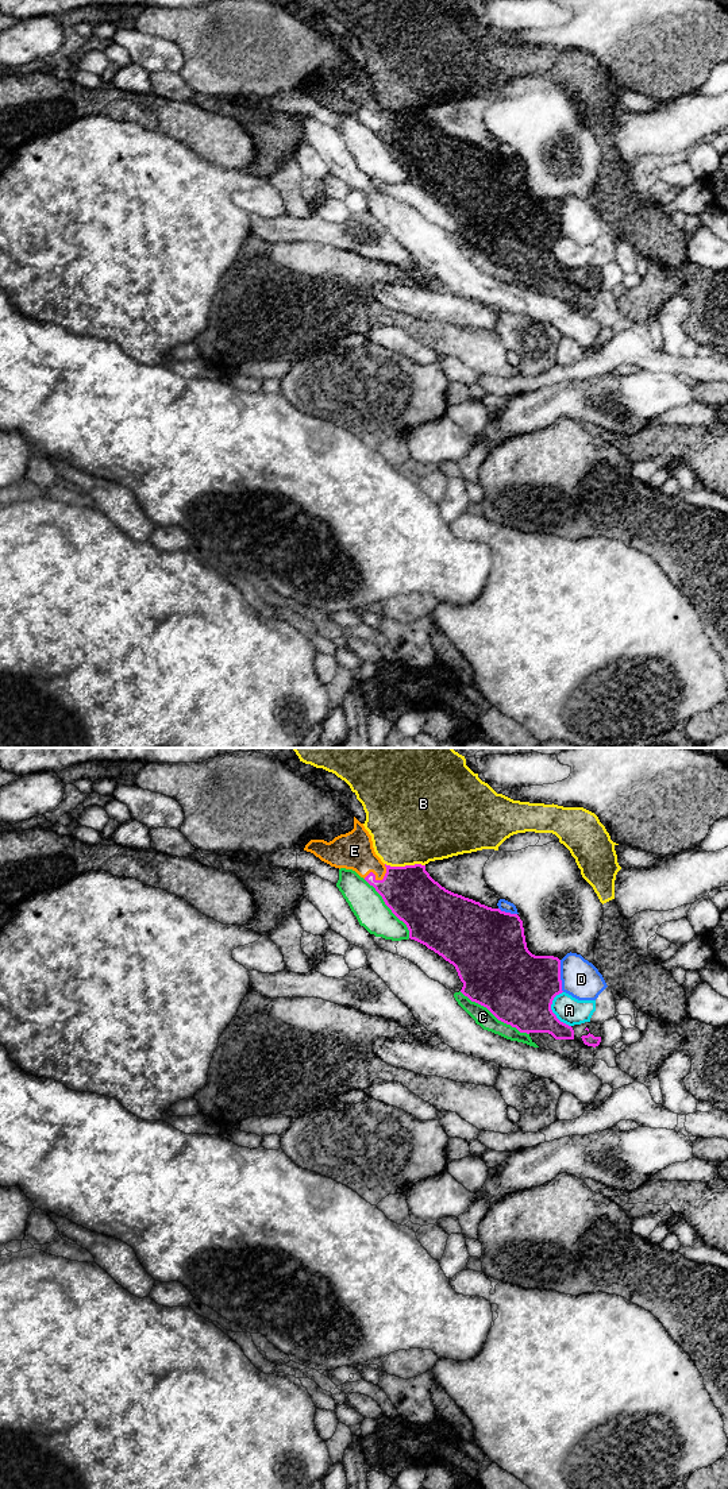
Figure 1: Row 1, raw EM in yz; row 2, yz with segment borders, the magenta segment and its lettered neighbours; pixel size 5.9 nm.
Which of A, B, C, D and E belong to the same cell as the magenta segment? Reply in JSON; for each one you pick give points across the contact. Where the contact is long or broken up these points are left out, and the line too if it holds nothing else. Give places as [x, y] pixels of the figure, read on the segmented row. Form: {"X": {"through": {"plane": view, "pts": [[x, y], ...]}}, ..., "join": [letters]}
{"join": ["E"]}

